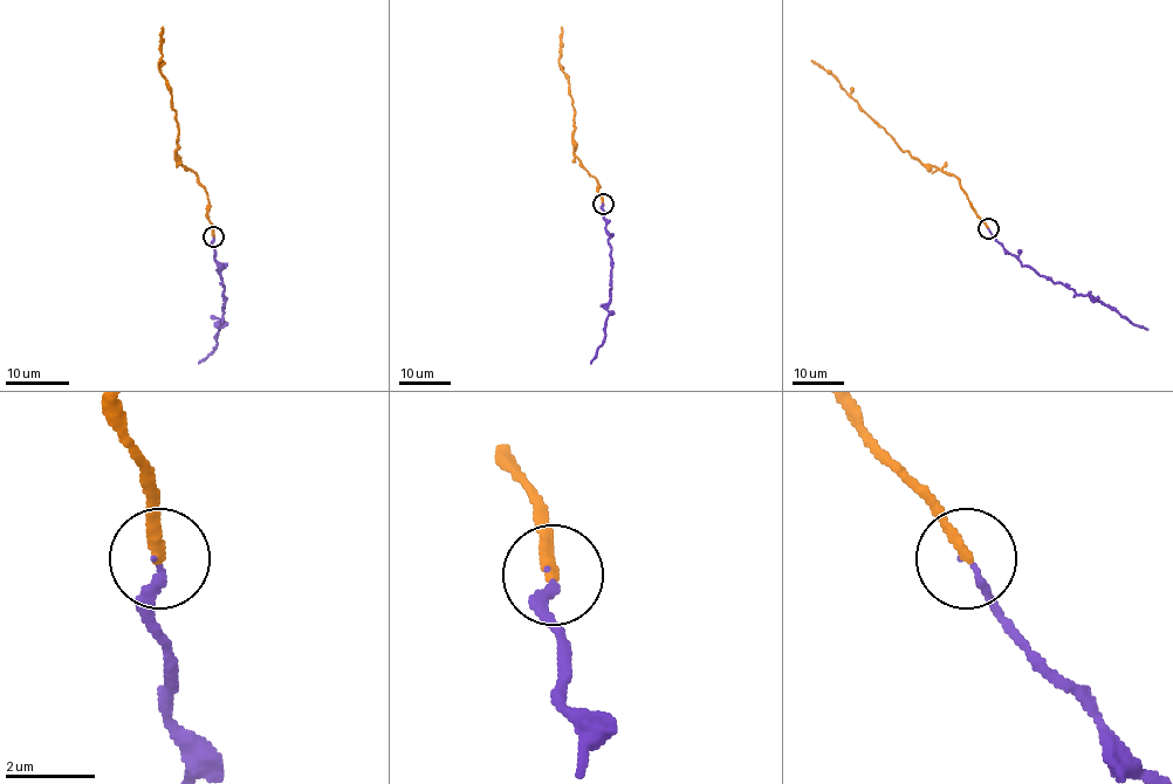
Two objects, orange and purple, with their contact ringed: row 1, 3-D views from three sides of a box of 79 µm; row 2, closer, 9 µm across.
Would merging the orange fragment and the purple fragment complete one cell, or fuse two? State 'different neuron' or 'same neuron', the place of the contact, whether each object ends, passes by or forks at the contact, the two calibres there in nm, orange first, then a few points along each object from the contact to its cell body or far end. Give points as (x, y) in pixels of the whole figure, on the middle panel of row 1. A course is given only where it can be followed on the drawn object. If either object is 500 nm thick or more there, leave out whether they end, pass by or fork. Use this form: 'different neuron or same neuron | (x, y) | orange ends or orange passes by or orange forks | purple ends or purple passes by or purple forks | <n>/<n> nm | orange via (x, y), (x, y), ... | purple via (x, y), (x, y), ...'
same neuron | (603, 204) | orange ends | purple ends | 260/190 nm | orange via (602, 204), (598, 184), (574, 155), (574, 107), (569, 81), (558, 63), (562, 27) | purple via (602, 203), (611, 248), (610, 303), (605, 341), (591, 363)

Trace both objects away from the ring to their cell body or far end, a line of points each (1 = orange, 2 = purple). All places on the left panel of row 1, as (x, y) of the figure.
1: (213, 236), (208, 197), (199, 178), (177, 157), (178, 122), (171, 90), (159, 68), (162, 26)
2: (213, 236), (214, 262), (224, 287), (224, 307), (217, 346), (199, 362)

